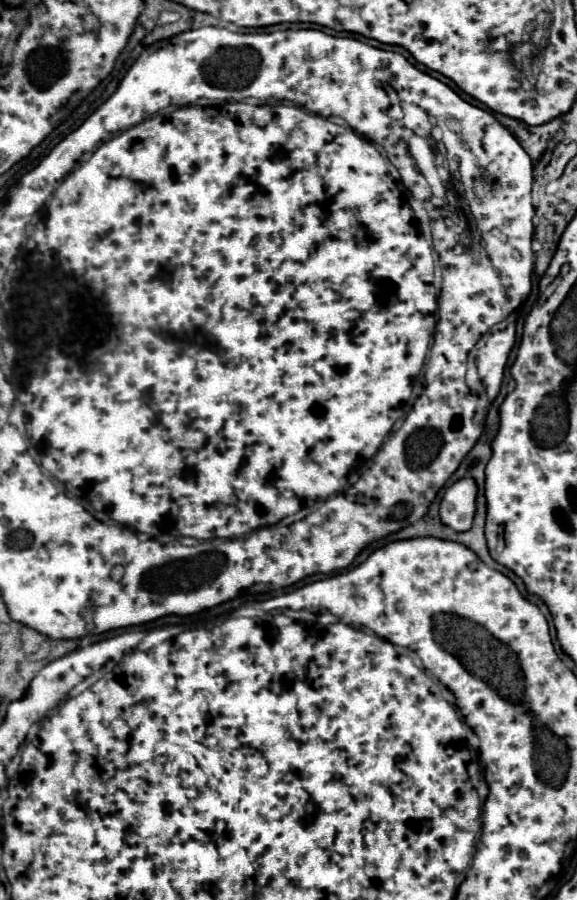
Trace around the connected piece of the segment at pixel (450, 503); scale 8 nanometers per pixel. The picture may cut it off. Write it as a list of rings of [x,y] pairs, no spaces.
[[[464,477],[450,485],[440,503],[440,519],[454,531],[468,531],[476,513],[478,485],[472,477]]]

